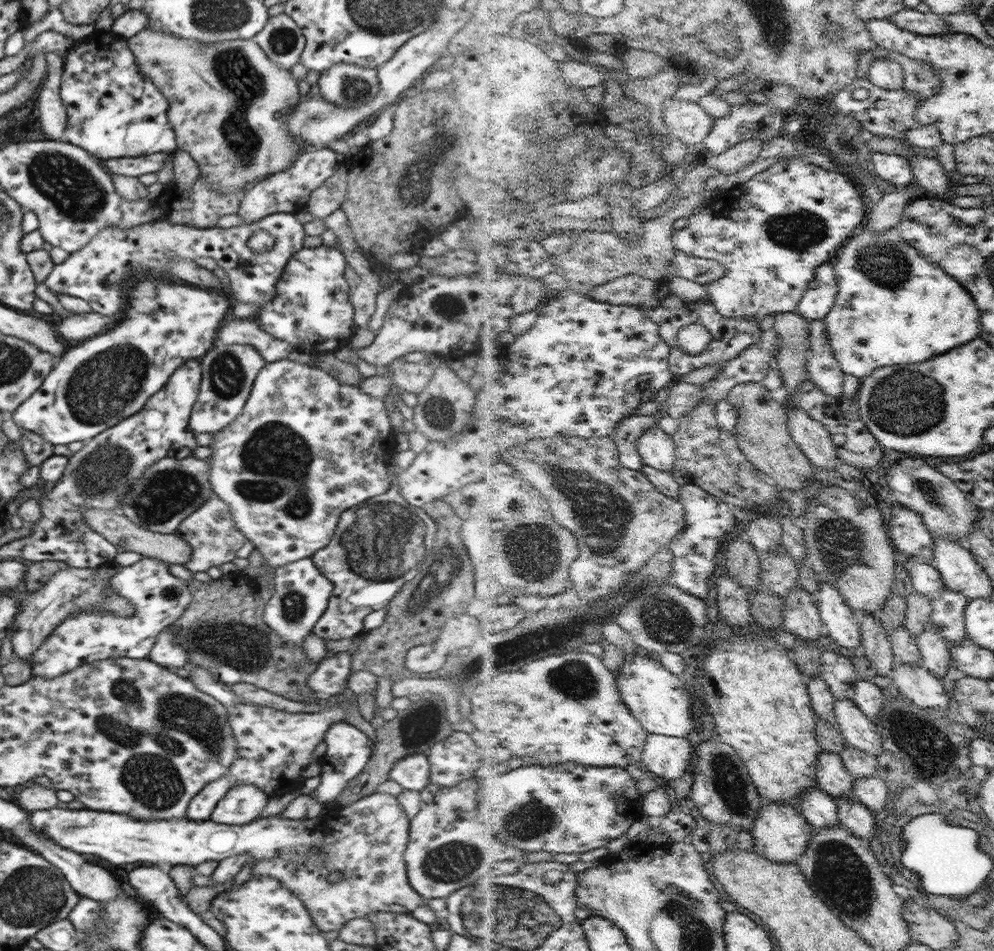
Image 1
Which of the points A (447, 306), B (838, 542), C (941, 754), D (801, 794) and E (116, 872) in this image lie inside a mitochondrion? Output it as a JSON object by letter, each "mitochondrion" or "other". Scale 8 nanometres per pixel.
{"A":"mitochondrion","B":"mitochondrion","C":"mitochondrion","D":"other","E":"other"}

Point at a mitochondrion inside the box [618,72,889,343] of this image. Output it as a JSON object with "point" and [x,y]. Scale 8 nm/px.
{"point":[798,231]}

